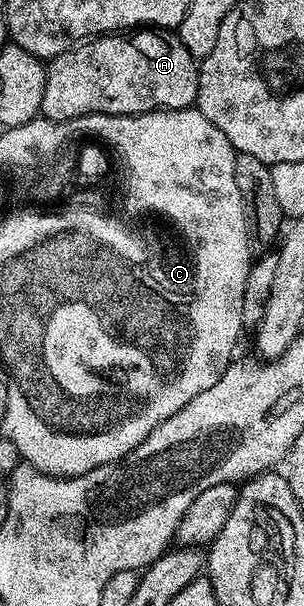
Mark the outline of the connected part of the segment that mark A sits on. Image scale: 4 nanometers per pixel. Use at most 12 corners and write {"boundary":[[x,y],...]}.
{"boundary":[[177,33],[104,34],[49,59],[40,114],[188,110]]}

